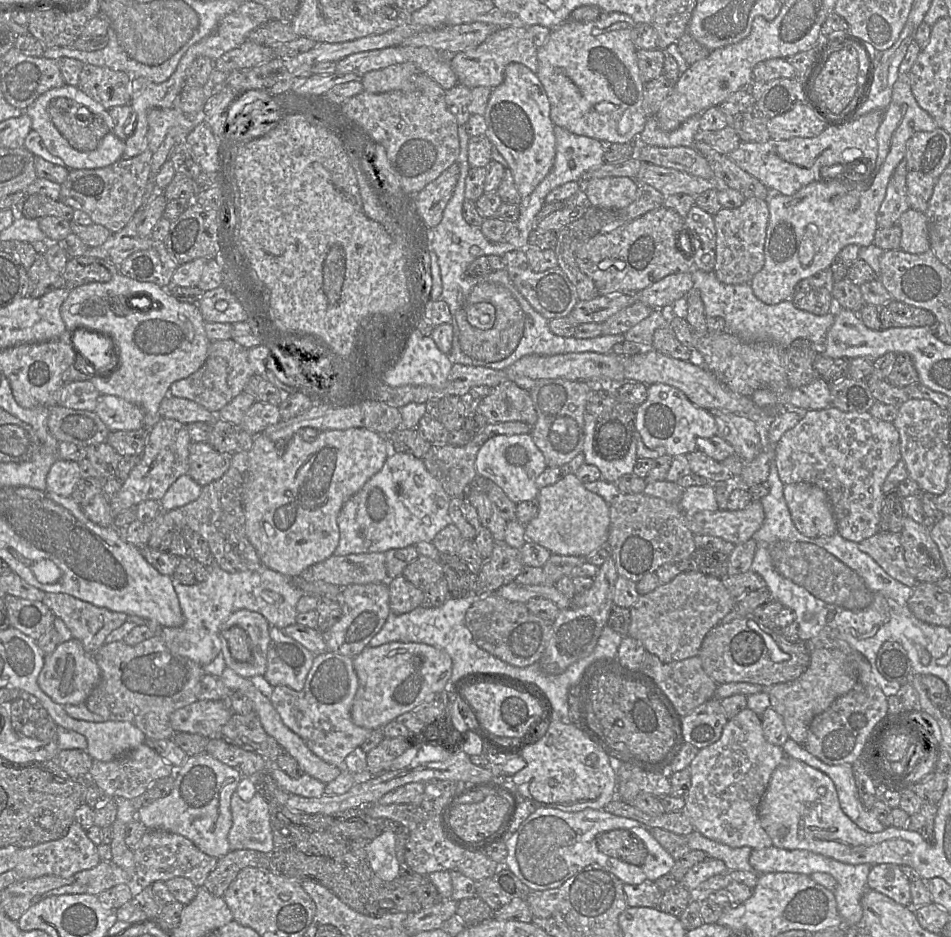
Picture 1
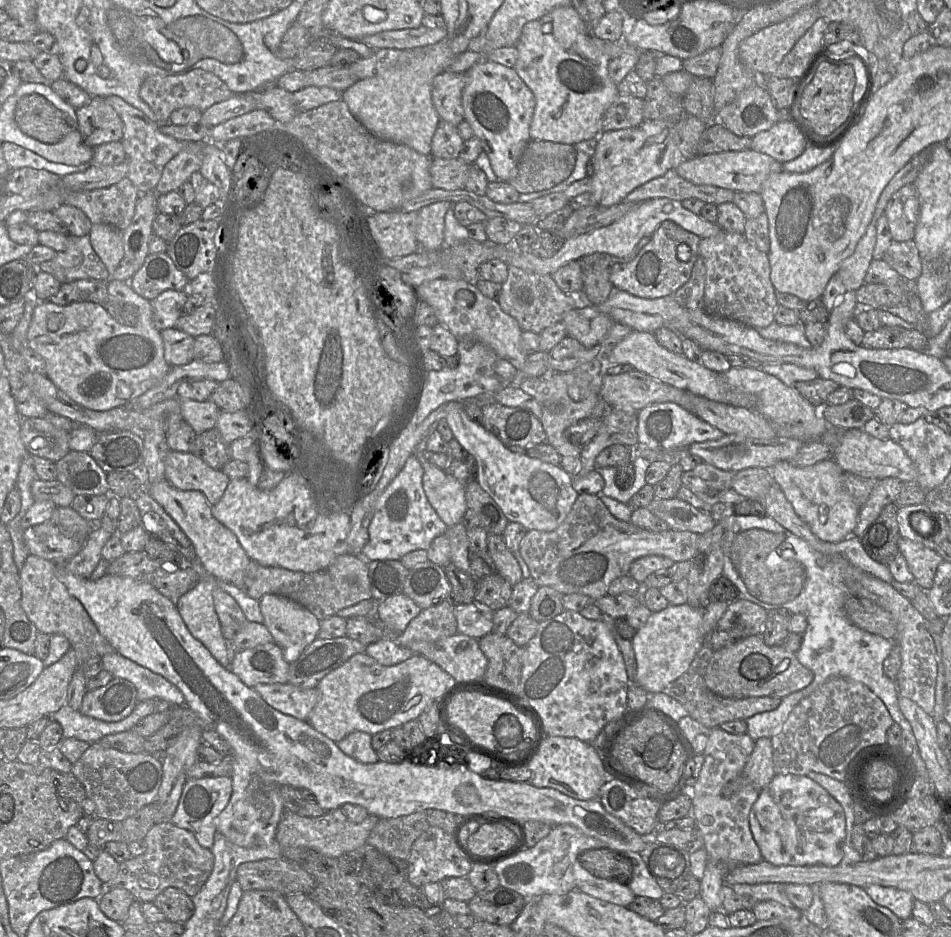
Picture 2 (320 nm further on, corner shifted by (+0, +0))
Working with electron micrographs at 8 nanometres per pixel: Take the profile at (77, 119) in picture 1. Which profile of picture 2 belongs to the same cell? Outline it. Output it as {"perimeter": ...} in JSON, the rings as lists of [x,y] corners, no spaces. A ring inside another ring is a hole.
{"perimeter":[[[43,96],[20,97],[14,120],[23,134],[48,145],[57,144],[76,129],[69,115]]]}

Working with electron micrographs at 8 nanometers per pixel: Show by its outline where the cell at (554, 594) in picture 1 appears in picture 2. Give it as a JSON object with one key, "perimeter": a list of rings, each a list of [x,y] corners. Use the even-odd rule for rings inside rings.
{"perimeter":[[[475,600],[470,604],[454,604],[454,614],[460,634],[478,640],[493,630],[494,611]]]}

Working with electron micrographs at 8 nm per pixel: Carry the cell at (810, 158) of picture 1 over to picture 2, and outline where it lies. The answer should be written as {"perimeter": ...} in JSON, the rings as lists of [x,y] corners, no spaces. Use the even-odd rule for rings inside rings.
{"perimeter":[[[755,150],[727,151],[682,160],[674,168],[678,175],[696,185],[711,185],[734,192],[760,193],[763,182],[772,173],[783,171],[783,164]]]}

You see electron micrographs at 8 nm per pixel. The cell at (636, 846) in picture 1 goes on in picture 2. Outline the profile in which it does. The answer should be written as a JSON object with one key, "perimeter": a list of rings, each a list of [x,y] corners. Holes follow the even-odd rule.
{"perimeter":[[[610,848],[590,849],[581,853],[578,861],[597,878],[627,886],[632,879],[632,861],[621,851]]]}

